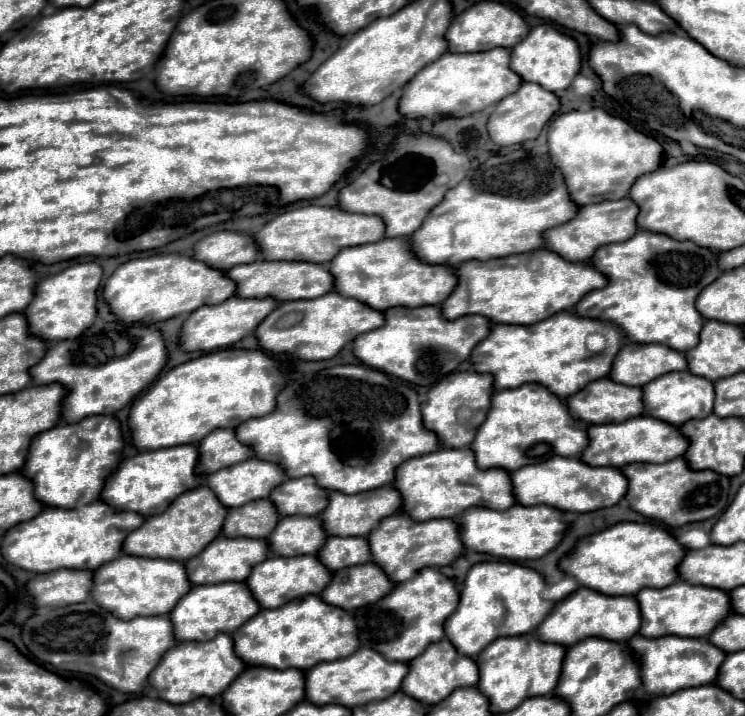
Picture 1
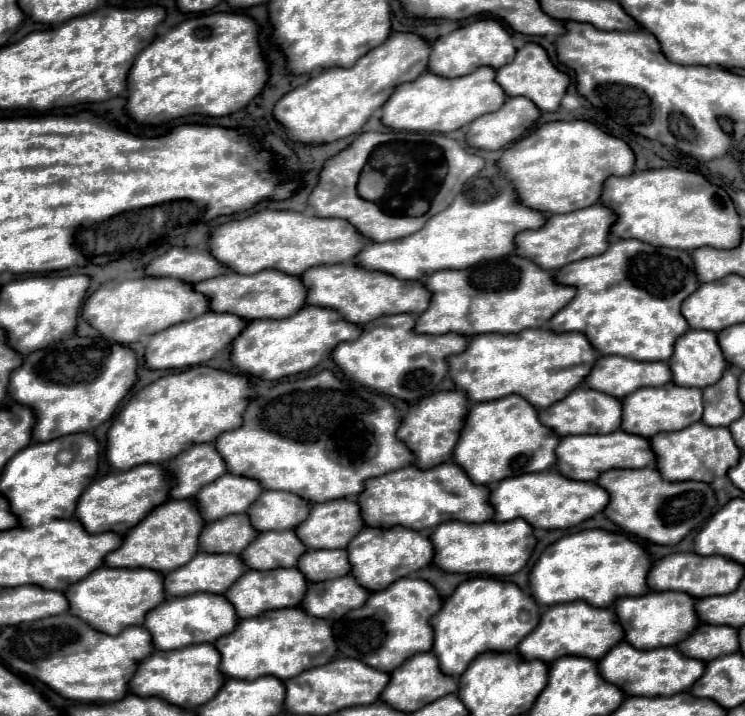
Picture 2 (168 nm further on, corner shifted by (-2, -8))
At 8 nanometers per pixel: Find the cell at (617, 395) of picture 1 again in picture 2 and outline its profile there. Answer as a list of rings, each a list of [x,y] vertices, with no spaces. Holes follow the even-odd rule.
[[[576,387],[574,391],[570,391],[570,395],[566,395],[564,399],[560,399],[558,403],[540,409],[538,417],[542,421],[542,425],[552,427],[552,431],[558,437],[566,437],[566,435],[578,435],[578,433],[612,433],[620,427],[622,423],[622,403],[606,393],[588,389],[588,387]]]

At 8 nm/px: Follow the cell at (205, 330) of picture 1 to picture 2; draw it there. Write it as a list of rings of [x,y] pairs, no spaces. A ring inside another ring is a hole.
[[[208,311],[196,319],[178,323],[174,327],[168,327],[168,329],[152,335],[152,339],[146,345],[144,365],[146,365],[146,369],[184,369],[184,367],[202,365],[208,359],[212,359],[216,355],[216,351],[230,347],[234,335],[238,335],[238,331],[242,331],[244,325],[246,325],[246,321],[236,315]]]

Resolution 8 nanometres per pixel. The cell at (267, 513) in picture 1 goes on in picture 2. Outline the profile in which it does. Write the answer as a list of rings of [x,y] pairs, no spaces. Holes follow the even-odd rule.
[[[228,515],[224,519],[206,523],[200,533],[200,549],[210,553],[242,553],[256,537],[248,515]]]

